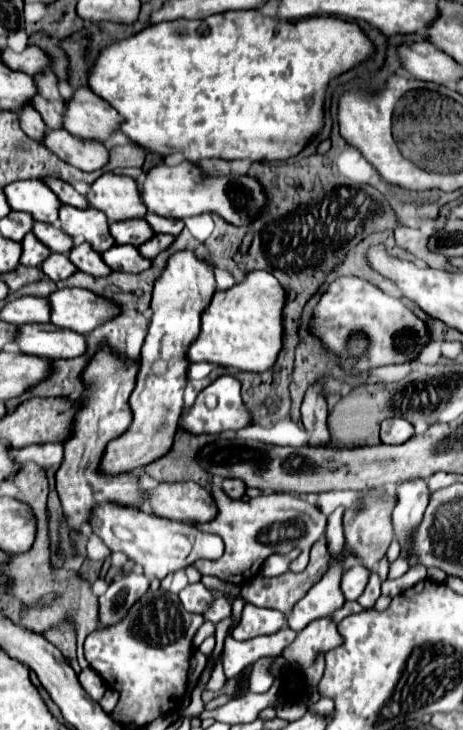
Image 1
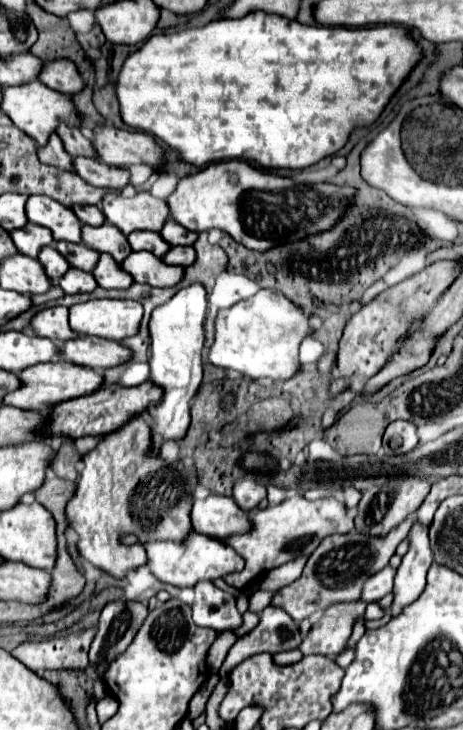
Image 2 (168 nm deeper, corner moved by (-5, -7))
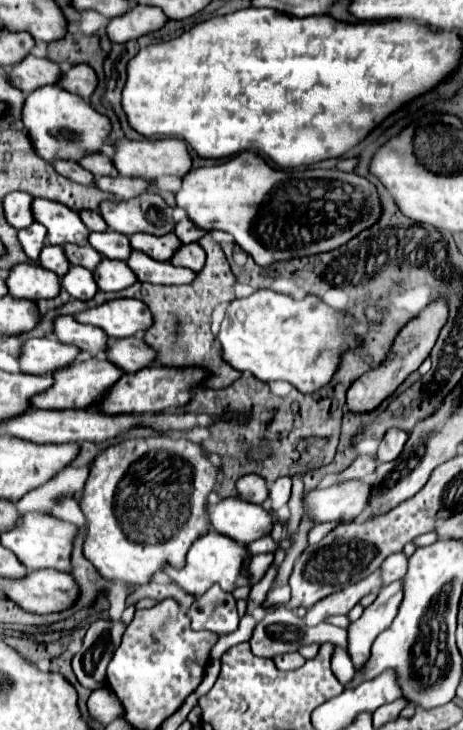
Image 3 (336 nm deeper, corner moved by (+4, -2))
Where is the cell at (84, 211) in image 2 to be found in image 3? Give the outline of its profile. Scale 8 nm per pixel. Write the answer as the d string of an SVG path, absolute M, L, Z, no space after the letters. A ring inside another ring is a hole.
M83 210L83 212L79 212L79 216L81 216L83 224L85 224L91 232L105 232L105 230L107 230L107 224L105 224L105 220L101 218L99 212Z

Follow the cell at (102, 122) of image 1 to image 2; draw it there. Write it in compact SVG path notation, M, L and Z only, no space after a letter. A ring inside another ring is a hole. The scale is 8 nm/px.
M98 123L94 127L92 145L96 155L110 165L128 167L134 163L146 163L150 167L160 165L162 149L156 141L142 131L124 131L108 123Z

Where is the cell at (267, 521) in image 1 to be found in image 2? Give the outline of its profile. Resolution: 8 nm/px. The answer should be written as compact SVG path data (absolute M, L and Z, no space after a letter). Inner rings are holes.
M292 495L278 505L270 505L266 509L256 509L256 511L248 513L248 517L250 517L250 529L246 533L230 535L226 539L226 543L246 561L242 571L222 577L228 585L232 585L236 589L246 589L248 585L252 585L258 579L258 575L262 577L262 575L266 575L266 571L280 567L300 555L310 557L322 539L326 539L334 533L344 535L354 529L354 519L348 517L346 507L342 503L338 503L336 497L308 501L300 495Z

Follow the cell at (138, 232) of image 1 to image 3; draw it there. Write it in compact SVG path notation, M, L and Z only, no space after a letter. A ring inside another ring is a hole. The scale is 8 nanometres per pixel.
M133 234L131 246L133 246L133 250L141 250L141 252L149 254L151 258L167 262L173 258L177 248L181 246L181 240L175 234L165 234L161 238L151 236L151 234Z

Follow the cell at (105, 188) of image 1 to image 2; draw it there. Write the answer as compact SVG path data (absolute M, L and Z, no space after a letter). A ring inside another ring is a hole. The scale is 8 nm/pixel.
M108 191L102 199L102 213L106 221L118 227L124 235L138 229L160 231L162 223L170 219L166 201L152 197L148 191Z

